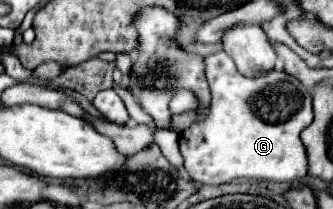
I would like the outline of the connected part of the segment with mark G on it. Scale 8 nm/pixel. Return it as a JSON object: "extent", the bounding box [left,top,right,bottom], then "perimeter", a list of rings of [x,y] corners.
{"extent":[179,52,313,184],"perimeter":[[[225,52],[205,58],[205,74],[211,88],[211,112],[205,118],[197,116],[197,122],[179,136],[189,176],[201,184],[225,184],[235,178],[257,178],[287,184],[303,180],[309,172],[309,160],[299,134],[313,120],[309,90],[297,78],[277,70],[259,74],[257,78],[245,78]]]}

